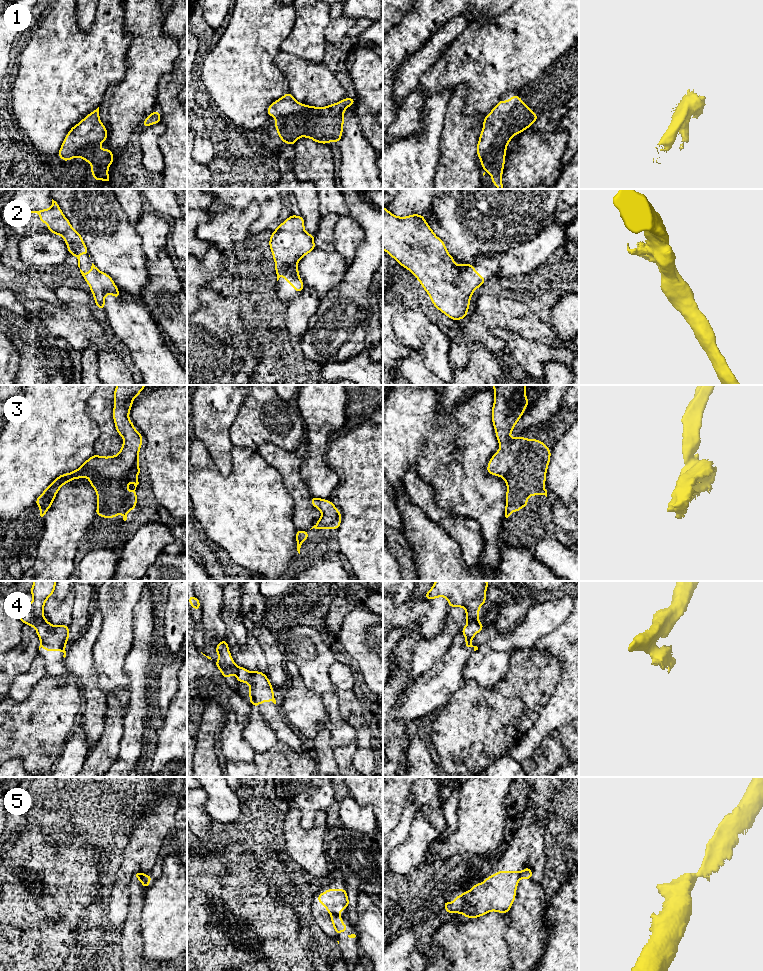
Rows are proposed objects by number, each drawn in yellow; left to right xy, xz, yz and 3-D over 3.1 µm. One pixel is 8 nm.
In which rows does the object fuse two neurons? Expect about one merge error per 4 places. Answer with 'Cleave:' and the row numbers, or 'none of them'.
Cleave: 4, 5

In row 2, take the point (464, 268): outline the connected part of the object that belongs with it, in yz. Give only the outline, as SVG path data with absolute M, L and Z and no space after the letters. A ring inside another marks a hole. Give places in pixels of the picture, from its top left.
M383 207L383 250L419 280L433 305L452 320L467 316L473 292L486 282L473 264L455 265L423 215L399 217Z

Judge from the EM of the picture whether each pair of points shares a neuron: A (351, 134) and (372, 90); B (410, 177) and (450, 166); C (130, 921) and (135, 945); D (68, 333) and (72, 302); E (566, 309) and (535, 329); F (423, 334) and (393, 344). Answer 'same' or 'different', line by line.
A: different
B: different
C: same
D: same
E: different
F: different

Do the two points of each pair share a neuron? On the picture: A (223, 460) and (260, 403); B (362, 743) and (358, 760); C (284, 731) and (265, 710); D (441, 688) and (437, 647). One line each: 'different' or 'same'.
A: different
B: same
C: same
D: different

